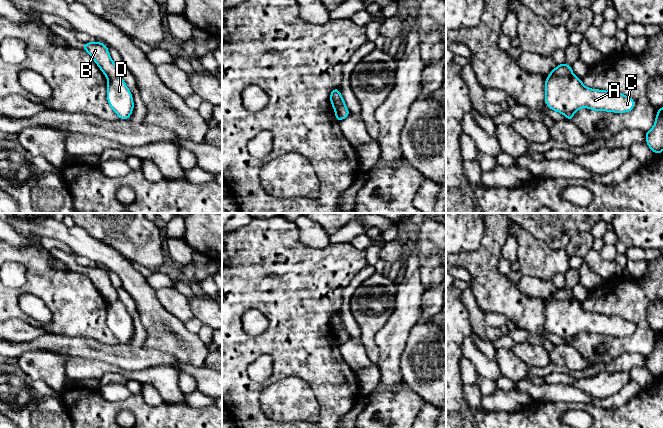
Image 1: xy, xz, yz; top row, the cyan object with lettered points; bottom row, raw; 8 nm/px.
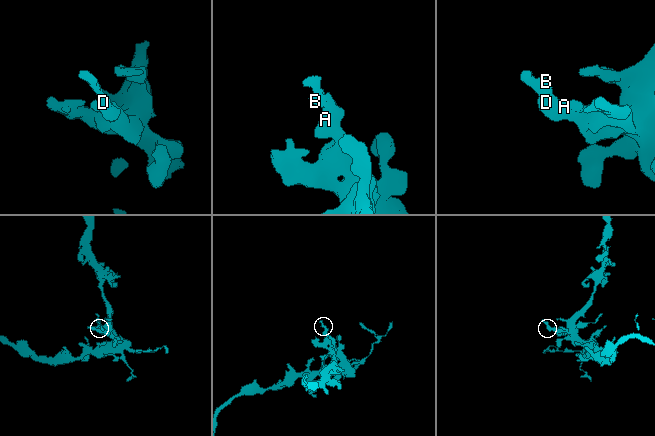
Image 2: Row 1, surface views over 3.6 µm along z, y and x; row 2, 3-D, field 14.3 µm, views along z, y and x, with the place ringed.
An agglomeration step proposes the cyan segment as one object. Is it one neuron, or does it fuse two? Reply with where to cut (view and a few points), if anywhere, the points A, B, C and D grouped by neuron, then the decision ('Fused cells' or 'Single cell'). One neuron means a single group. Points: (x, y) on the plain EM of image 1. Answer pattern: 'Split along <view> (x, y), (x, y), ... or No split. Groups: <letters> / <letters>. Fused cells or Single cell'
Split along yz (572, 297), (566, 300), (548, 302). Groups: A C D / B. Fused cells

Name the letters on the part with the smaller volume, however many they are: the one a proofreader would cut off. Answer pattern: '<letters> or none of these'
B

